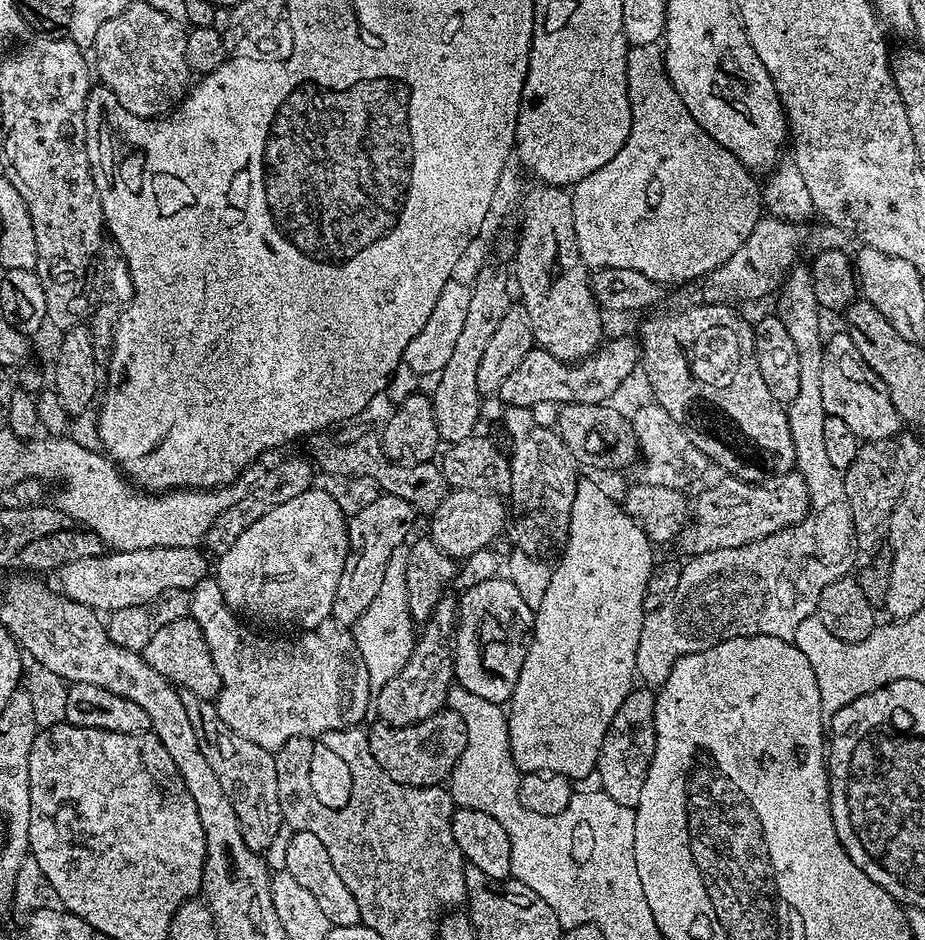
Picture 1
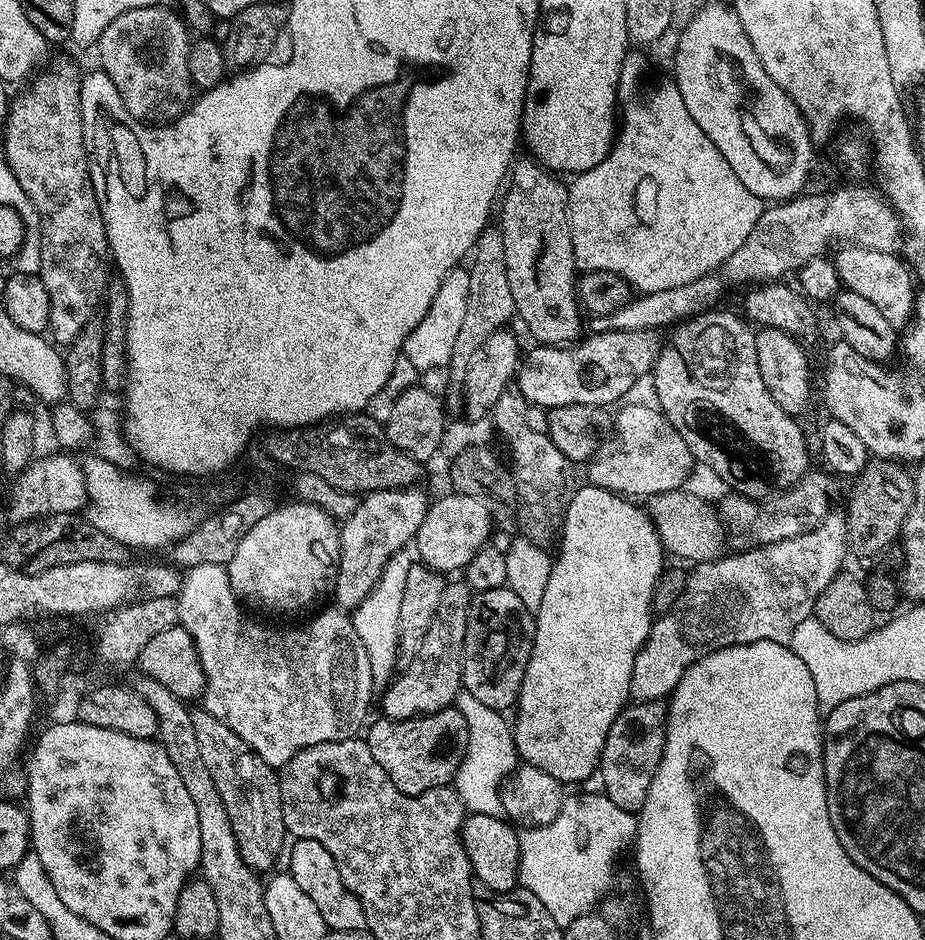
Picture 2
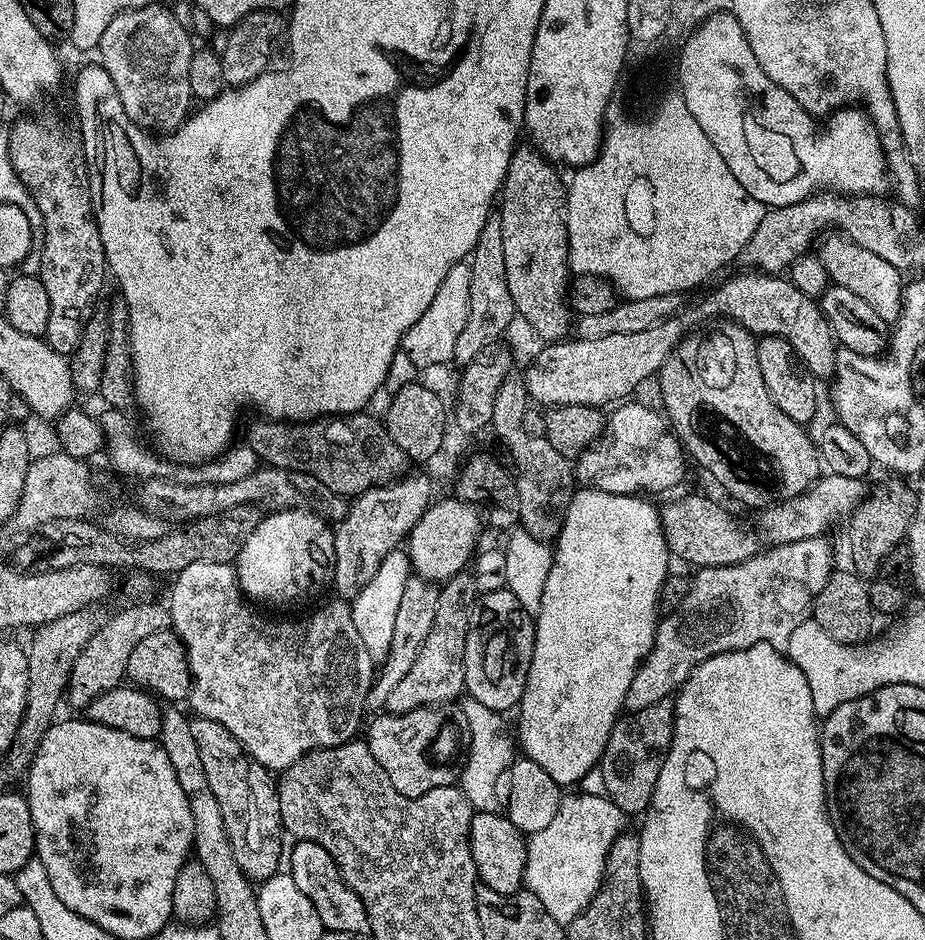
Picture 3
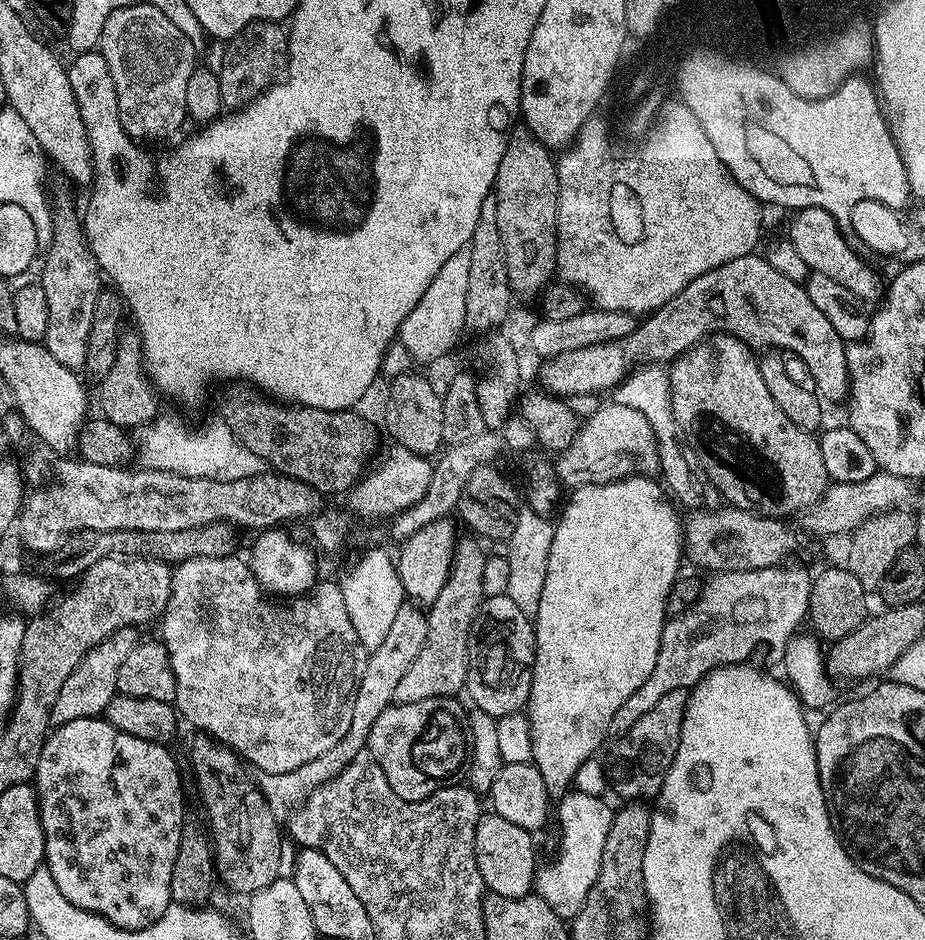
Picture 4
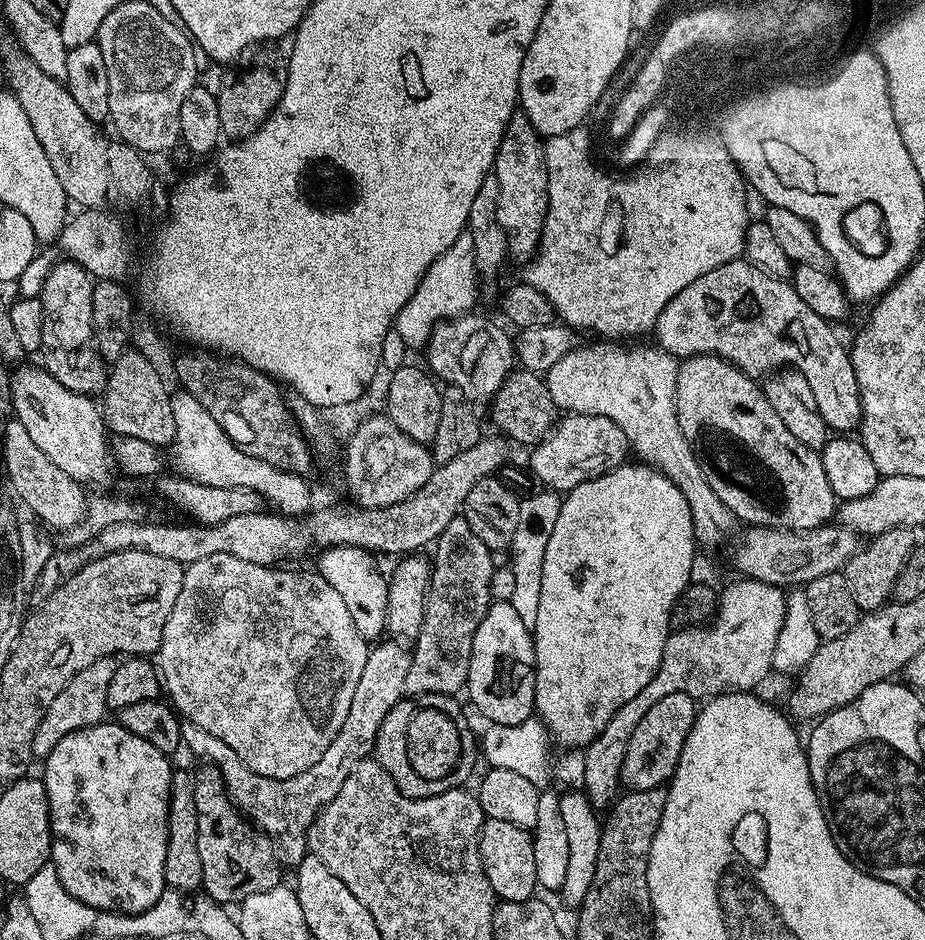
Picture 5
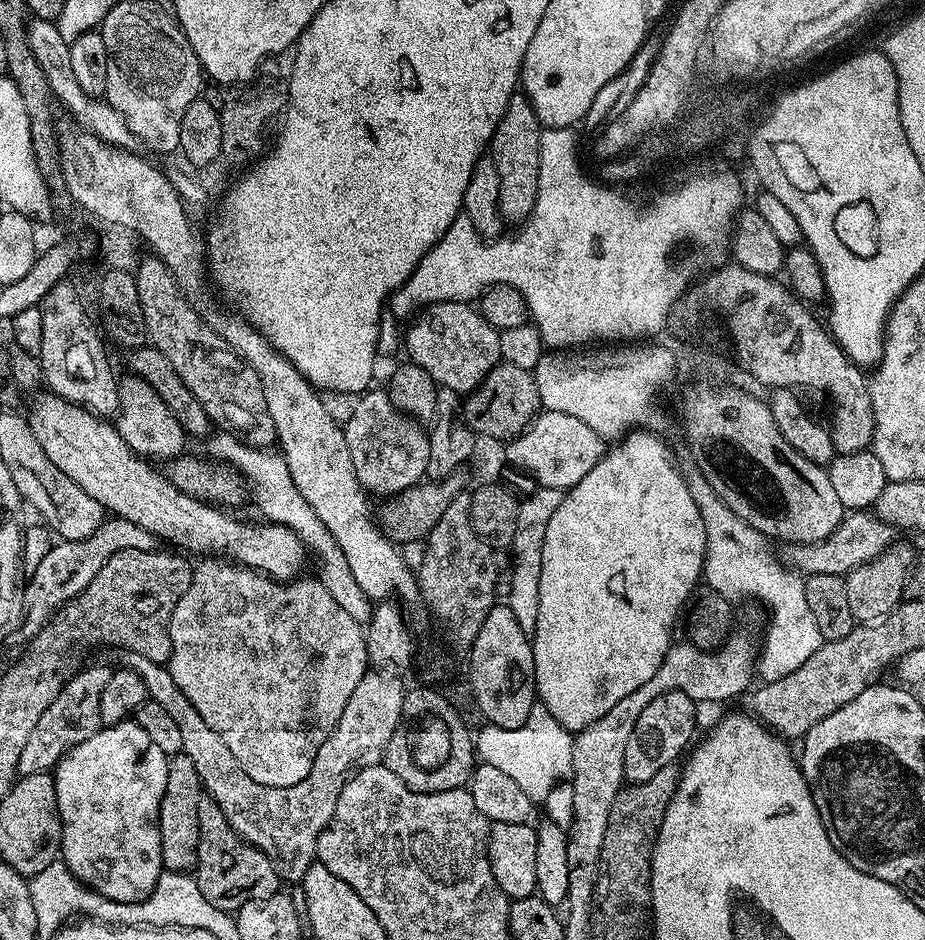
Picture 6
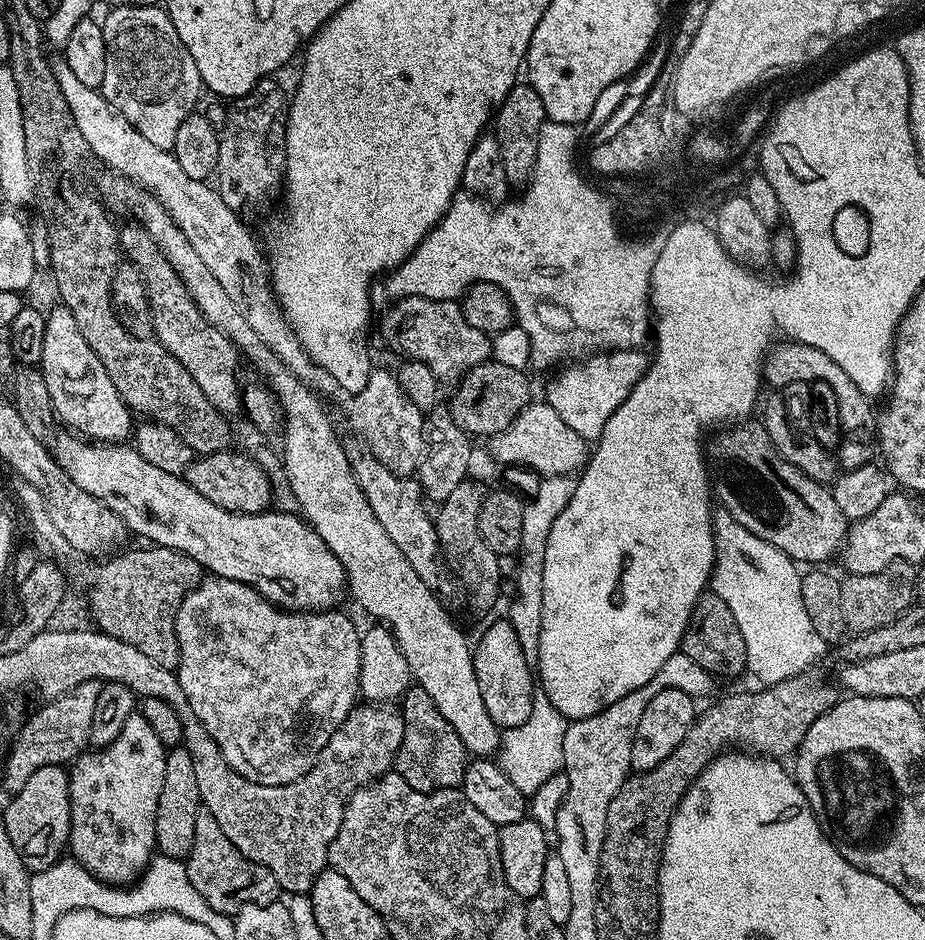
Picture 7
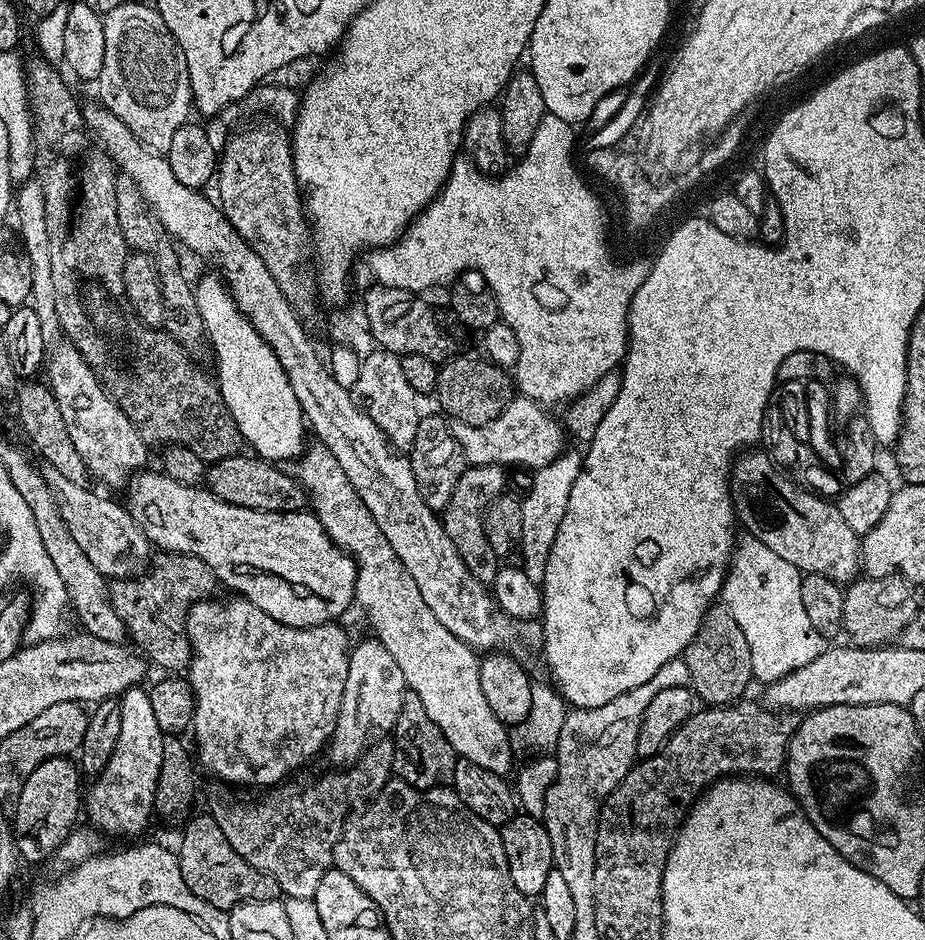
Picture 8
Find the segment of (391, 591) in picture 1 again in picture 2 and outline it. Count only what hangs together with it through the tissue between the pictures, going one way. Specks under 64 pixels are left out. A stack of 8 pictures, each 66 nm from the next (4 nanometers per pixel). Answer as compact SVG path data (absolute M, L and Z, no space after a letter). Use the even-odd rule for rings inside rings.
M411 547L395 552L386 562L386 570L382 570L380 580L372 593L351 613L354 630L358 630L358 638L362 638L362 646L366 646L366 658L370 658L370 674L377 681L384 679L387 681L397 671L396 659L402 656L400 624L402 598L408 575L412 573L414 567L412 556L414 558Z

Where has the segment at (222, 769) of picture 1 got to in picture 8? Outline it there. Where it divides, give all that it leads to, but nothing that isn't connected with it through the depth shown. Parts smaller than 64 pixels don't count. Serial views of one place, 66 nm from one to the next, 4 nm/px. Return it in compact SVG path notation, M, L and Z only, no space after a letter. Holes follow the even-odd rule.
M210 814L196 816L184 828L178 847L182 878L190 890L212 906L231 910L237 904L245 904L247 900L275 900L281 895L278 882L266 874L259 872L230 842L226 842L226 834L222 834L222 826Z

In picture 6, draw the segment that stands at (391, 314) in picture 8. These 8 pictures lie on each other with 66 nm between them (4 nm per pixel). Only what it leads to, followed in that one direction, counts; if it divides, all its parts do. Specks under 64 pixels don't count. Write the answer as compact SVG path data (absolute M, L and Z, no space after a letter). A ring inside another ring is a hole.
M459 300L429 304L415 313L412 322L404 336L407 359L422 366L422 370L426 370L426 374L430 374L433 382L441 388L461 394L475 392L501 363L501 333L490 326L490 322L486 322L471 303Z

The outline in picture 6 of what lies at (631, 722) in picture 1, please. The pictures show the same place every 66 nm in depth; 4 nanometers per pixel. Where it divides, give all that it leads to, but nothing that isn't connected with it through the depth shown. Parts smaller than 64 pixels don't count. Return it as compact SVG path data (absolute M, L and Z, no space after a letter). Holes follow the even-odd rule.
M667 692L658 694L658 698L638 714L638 722L634 722L630 743L626 746L624 779L628 784L649 781L658 770L676 764L679 756L689 751L692 735L696 732L696 708L697 701L691 700L687 692Z

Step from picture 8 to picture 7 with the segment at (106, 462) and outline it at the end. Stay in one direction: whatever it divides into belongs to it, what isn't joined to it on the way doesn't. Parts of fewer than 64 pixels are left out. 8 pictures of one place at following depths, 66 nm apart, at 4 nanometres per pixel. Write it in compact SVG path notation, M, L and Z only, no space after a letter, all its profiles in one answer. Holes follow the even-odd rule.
M56 306L56 309L45 315L46 338L42 342L42 358L39 362L40 372L45 376L46 387L49 390L53 402L53 410L58 417L59 423L64 423L65 429L79 434L89 442L103 442L106 444L119 444L127 441L134 432L134 416L126 406L126 402L118 394L118 386L106 374L106 366L98 362L98 354L90 350L86 338L78 330L78 322L74 322L74 314L63 306Z

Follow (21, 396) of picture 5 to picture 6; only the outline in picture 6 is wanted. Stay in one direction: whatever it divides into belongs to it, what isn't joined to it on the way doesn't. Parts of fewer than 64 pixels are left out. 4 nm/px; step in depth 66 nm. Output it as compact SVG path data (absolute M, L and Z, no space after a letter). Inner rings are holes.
M45 391L43 395L33 402L32 412L27 413L28 425L34 430L34 438L38 440L50 461L68 478L72 478L86 494L90 494L95 502L100 503L105 513L142 526L165 545L175 546L177 549L186 548L192 552L204 552L200 554L219 554L243 567L255 568L257 572L263 572L273 580L287 582L297 579L303 573L300 571L304 568L306 549L304 541L293 528L267 522L259 522L260 524L256 525L243 524L232 517L235 515L219 507L205 504L203 500L195 500L190 494L182 494L182 490L171 484L160 470L152 469L151 463L132 452L130 446L122 440L115 423L107 422L96 413L79 408L77 404L66 402L52 392Z

